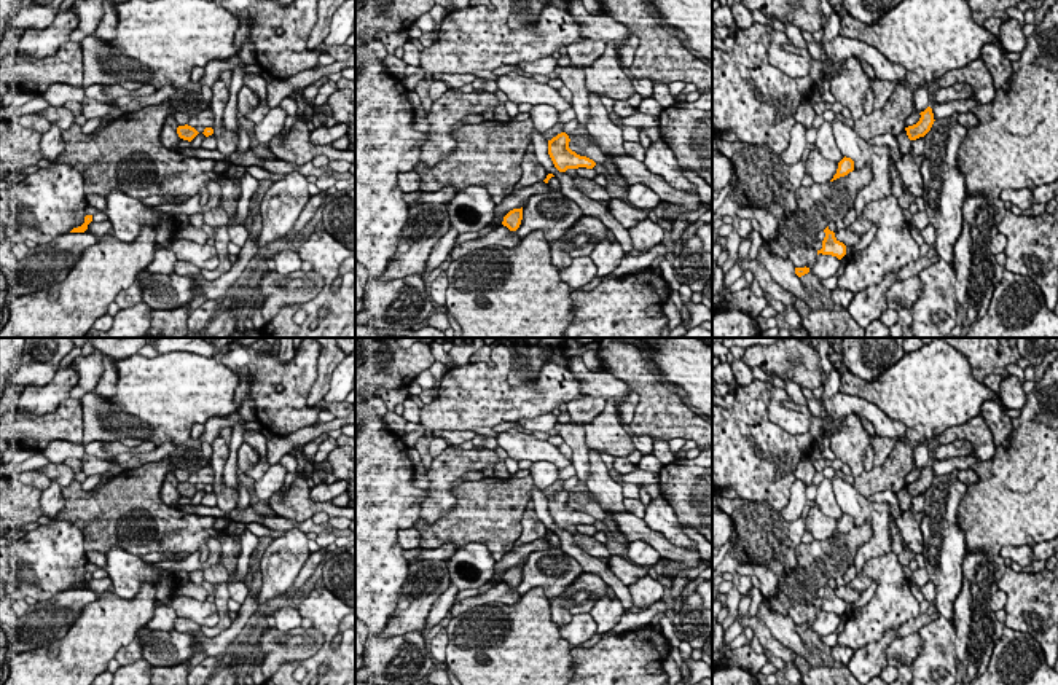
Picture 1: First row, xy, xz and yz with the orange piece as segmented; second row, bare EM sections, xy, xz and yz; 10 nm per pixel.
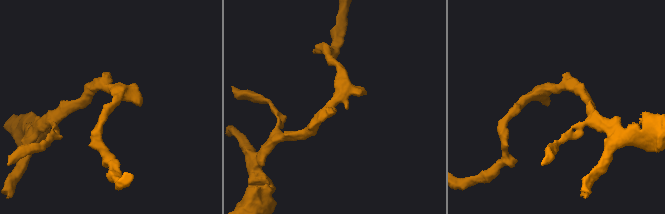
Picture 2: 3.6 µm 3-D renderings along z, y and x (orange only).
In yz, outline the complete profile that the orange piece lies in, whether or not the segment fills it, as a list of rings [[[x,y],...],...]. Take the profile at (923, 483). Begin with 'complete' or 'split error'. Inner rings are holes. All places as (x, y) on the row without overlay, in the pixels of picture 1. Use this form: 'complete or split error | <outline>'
complete | [[[927,464],[919,472],[921,472],[921,475],[916,481],[905,484],[910,497],[916,497],[919,494],[924,494],[931,487],[932,481],[935,478],[931,464]]]

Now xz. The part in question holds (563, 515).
complete | [[[566,489],[558,491],[548,497],[548,511],[559,529],[567,526],[586,524],[593,526],[596,519],[586,513],[580,513],[569,505],[569,492]]]

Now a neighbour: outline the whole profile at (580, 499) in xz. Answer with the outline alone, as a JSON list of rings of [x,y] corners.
[[[578,481],[578,484],[570,491],[569,495],[569,505],[577,511],[586,513],[596,521],[604,521],[609,518],[609,513],[594,500],[593,494],[582,481]]]

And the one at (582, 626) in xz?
[[[590,613],[572,615],[567,624],[559,626],[559,636],[572,647],[580,647],[598,632],[598,624]]]

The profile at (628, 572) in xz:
[[[618,551],[612,553],[609,569],[626,586],[649,575],[649,567],[642,567],[631,562],[629,559],[625,559],[623,556],[618,554]]]

